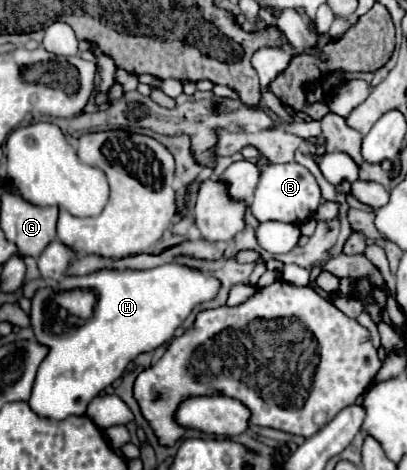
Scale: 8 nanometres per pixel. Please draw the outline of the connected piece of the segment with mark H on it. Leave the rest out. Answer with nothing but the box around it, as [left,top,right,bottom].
[29,263,219,421]

